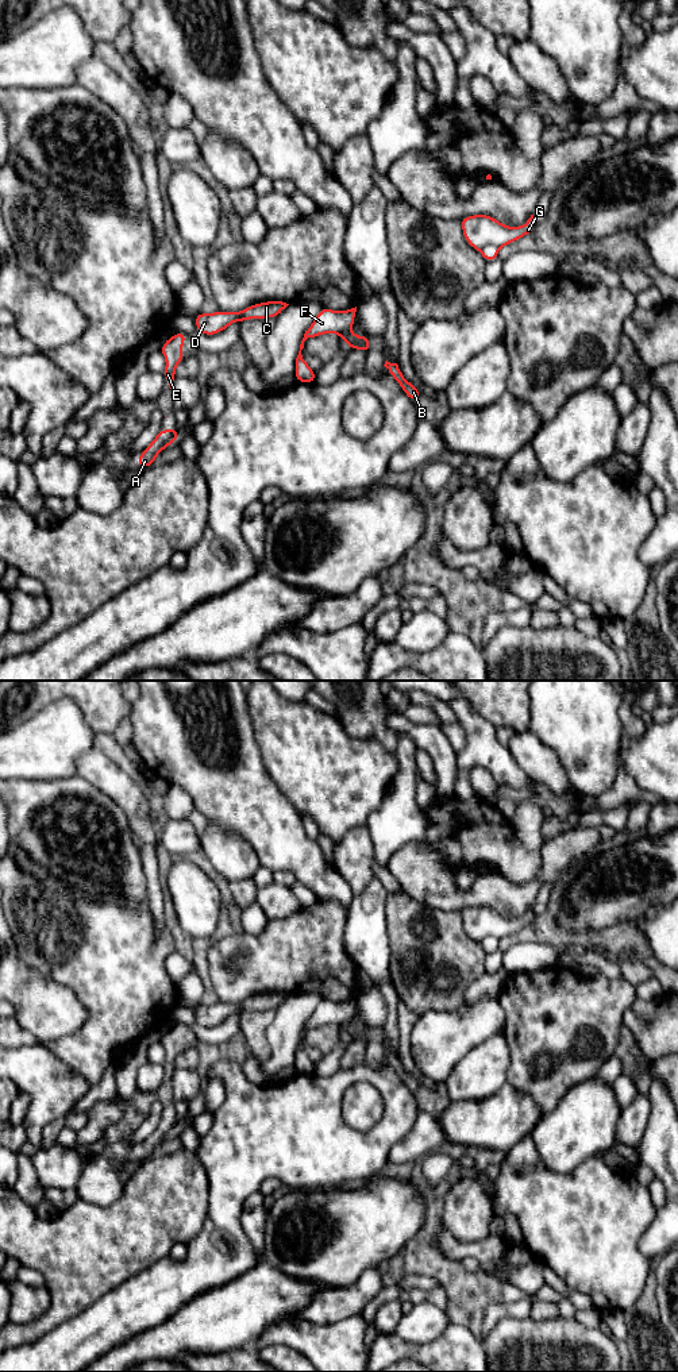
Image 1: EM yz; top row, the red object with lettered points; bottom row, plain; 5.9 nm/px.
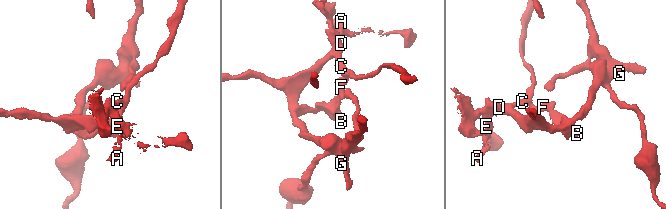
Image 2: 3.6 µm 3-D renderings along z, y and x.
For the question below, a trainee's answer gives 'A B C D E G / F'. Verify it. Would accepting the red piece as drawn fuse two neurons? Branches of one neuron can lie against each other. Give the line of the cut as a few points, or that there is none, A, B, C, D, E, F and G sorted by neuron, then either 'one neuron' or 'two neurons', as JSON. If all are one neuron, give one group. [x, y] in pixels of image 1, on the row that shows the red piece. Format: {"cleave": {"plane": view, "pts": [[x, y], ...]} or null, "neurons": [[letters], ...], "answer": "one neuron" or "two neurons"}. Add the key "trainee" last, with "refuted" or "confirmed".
{"cleave": {"plane": "yz", "pts": [[499, 247], [488, 245], [481, 251]]}, "neurons": [["A", "B", "C", "D", "E", "G"], ["F"]], "answer": "two neurons", "trainee": "confirmed"}

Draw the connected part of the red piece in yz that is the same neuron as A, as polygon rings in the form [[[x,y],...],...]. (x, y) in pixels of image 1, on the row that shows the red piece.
[[[178,428],[173,429],[159,429],[155,439],[149,444],[149,447],[139,455],[135,460],[142,469],[151,466],[158,456],[158,454],[165,450],[167,446],[174,443],[180,436]]]

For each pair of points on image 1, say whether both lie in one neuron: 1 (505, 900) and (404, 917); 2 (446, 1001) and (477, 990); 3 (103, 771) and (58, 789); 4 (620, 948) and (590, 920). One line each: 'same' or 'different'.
1: different
2: different
3: different
4: different

